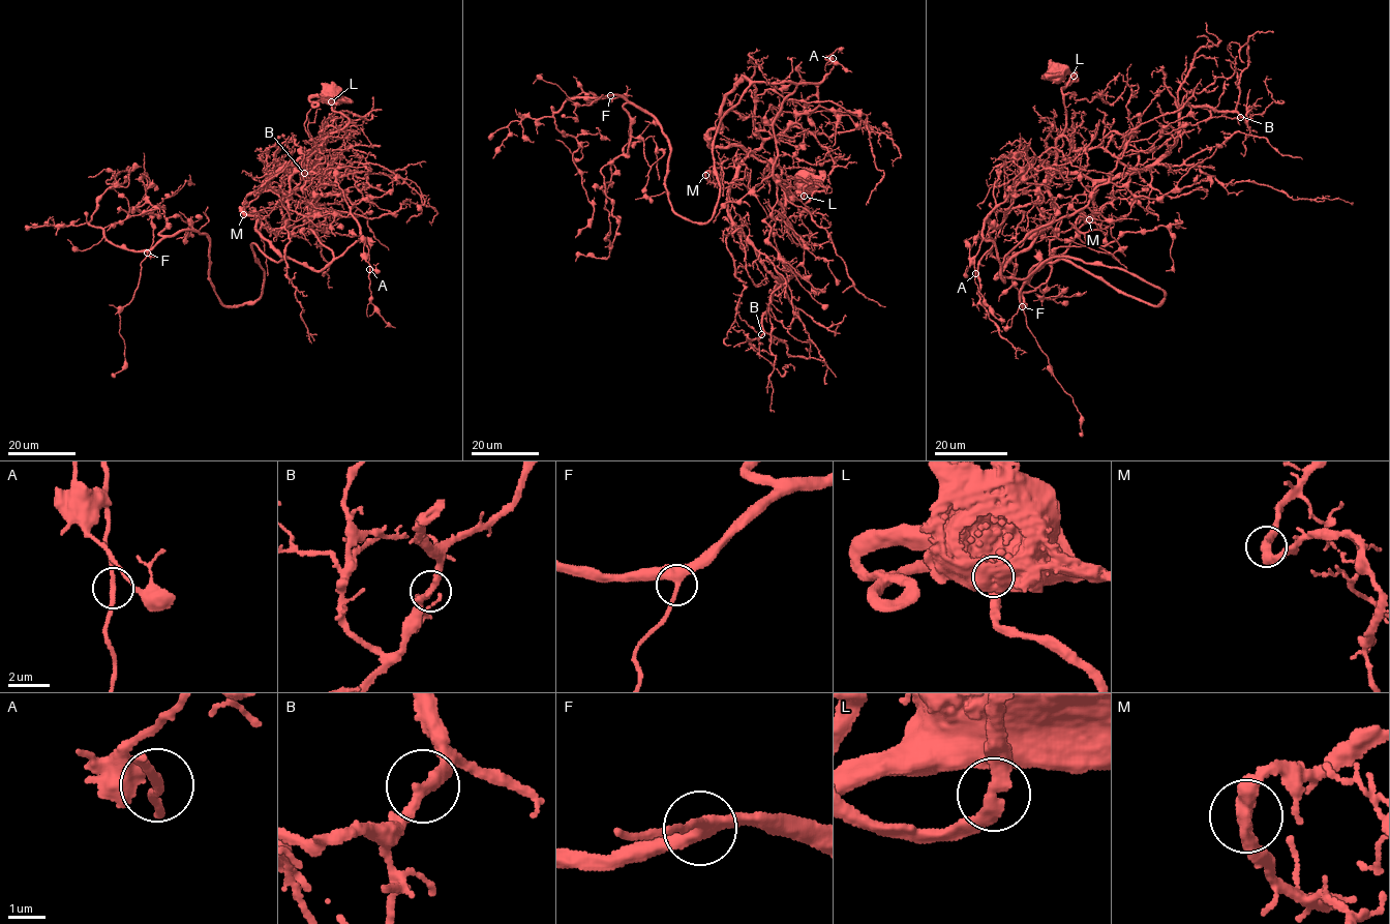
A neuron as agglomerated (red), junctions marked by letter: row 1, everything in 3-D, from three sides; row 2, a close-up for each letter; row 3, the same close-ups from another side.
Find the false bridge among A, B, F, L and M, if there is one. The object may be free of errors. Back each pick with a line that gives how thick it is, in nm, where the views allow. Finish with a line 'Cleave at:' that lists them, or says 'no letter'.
Cleave at: no letter

